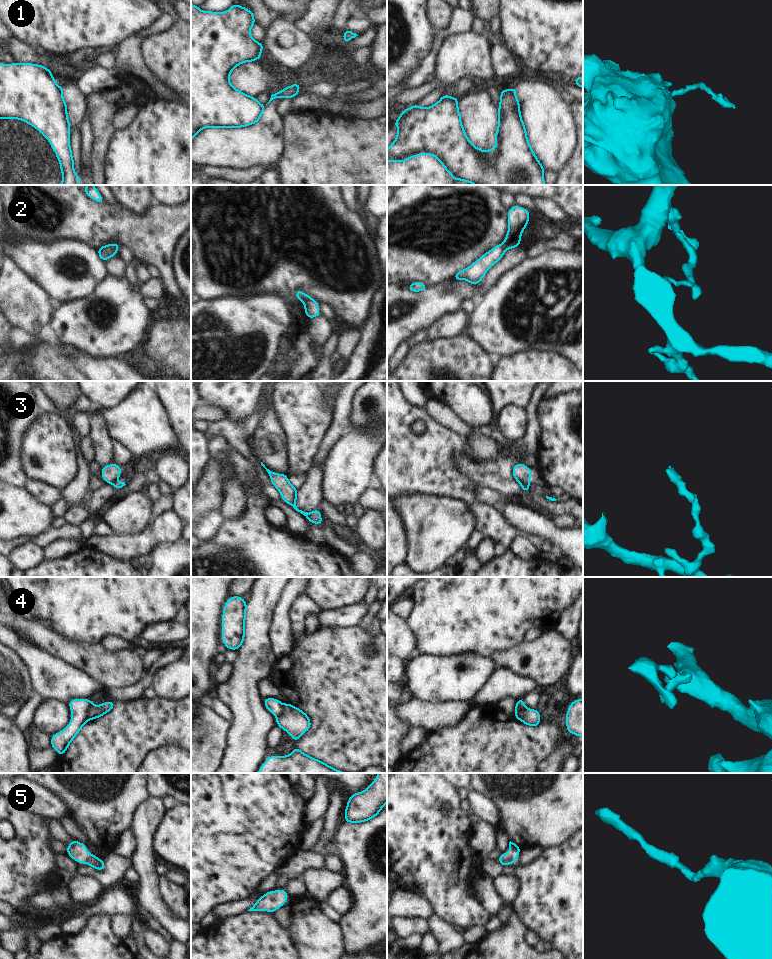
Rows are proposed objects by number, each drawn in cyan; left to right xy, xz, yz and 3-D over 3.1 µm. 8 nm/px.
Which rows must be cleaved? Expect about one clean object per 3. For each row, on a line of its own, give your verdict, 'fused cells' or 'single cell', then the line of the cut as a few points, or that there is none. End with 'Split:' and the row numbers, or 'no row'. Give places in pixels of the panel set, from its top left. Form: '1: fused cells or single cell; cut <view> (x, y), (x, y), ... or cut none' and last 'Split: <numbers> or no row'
1: fused cells; cut xz (264, 105), (260, 115)
2: fused cells; cut xz (312, 299), (303, 302)
3: fused cells; cut yz (519, 482), (527, 483)
4: fused cells; cut yz (526, 708), (516, 711), (514, 714)
5: single cell; cut none
Split: 1, 2, 3, 4

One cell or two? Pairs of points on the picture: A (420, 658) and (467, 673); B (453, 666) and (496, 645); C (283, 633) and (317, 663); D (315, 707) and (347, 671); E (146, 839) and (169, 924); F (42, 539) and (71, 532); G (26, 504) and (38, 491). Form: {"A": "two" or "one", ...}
{"A": "one", "B": "two", "C": "two", "D": "one", "E": "one", "F": "one", "G": "two"}

